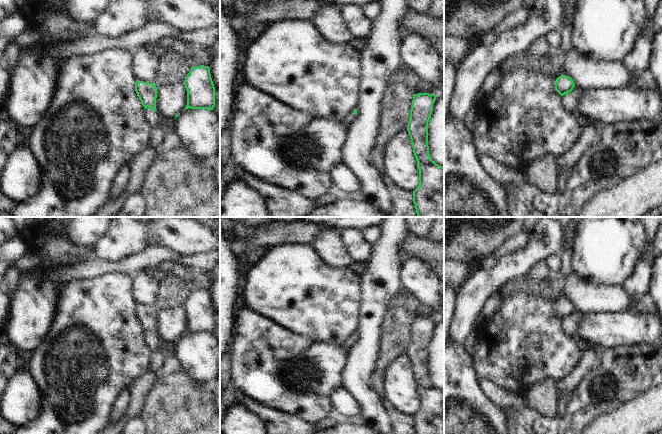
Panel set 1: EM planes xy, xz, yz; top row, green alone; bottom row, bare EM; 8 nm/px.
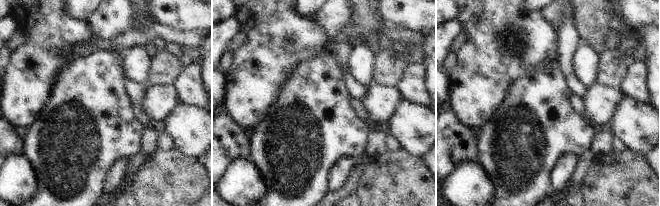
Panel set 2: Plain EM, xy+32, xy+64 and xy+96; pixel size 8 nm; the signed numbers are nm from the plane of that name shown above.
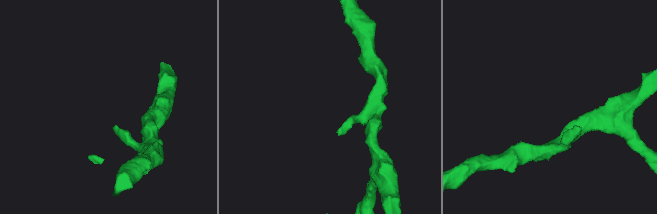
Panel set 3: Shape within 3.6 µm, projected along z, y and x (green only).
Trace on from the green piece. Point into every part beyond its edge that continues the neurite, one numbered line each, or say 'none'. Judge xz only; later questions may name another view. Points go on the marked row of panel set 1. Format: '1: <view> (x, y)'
1: xz (351, 116)

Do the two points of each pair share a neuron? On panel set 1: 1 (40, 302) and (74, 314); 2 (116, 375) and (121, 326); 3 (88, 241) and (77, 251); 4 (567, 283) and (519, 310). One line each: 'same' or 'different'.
1: different
2: same
3: different
4: different

